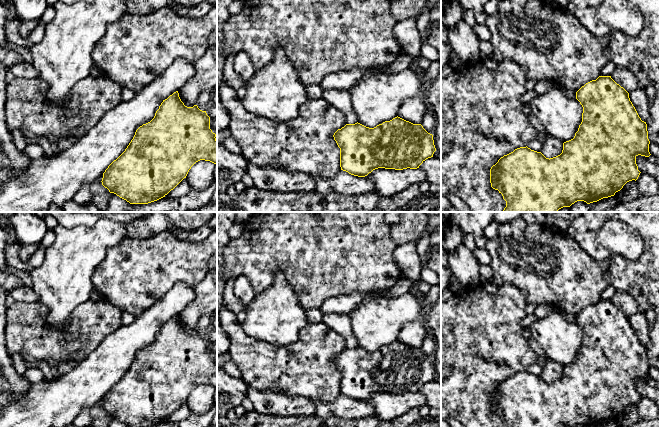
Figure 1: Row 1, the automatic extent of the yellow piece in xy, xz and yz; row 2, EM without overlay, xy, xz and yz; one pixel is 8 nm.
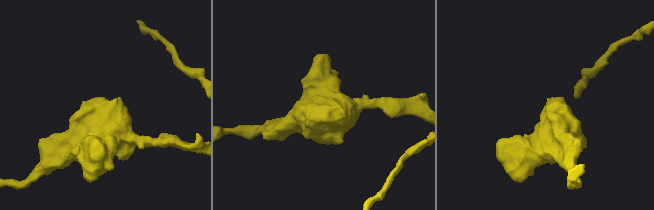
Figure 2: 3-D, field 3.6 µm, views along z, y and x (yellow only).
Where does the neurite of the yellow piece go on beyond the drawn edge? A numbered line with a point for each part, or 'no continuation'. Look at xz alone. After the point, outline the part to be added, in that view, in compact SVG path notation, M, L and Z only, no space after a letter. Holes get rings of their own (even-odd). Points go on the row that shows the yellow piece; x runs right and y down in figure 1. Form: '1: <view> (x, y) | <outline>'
no continuation

